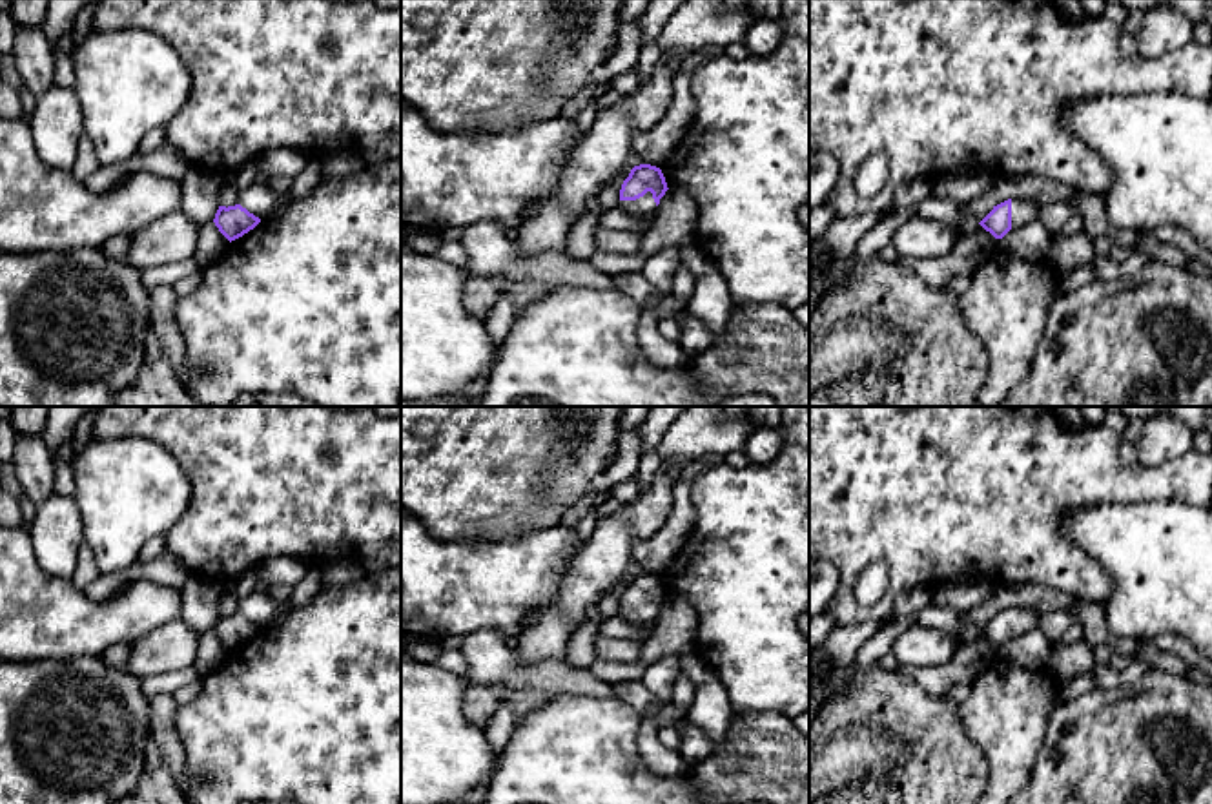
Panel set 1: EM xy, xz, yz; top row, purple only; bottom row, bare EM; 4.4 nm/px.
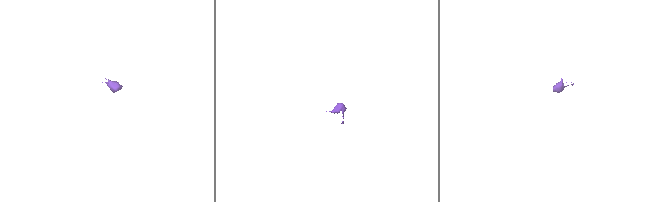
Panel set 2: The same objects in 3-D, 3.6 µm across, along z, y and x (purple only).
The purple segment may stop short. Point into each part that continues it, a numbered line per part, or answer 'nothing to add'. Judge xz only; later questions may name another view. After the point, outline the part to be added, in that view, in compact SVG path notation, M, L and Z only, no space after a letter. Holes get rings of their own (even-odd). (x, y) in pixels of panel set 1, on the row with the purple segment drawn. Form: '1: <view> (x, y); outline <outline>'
1: xz (644, 208); outline M651 191L636 201L620 201L618 204L640 222L643 232L651 228L658 208Z

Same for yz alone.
1: yz (1023, 210); outline M1013 197L1012 199L1012 228L1024 226L1032 221L1037 221L1041 217L1041 206L1022 199L1022 197Z

